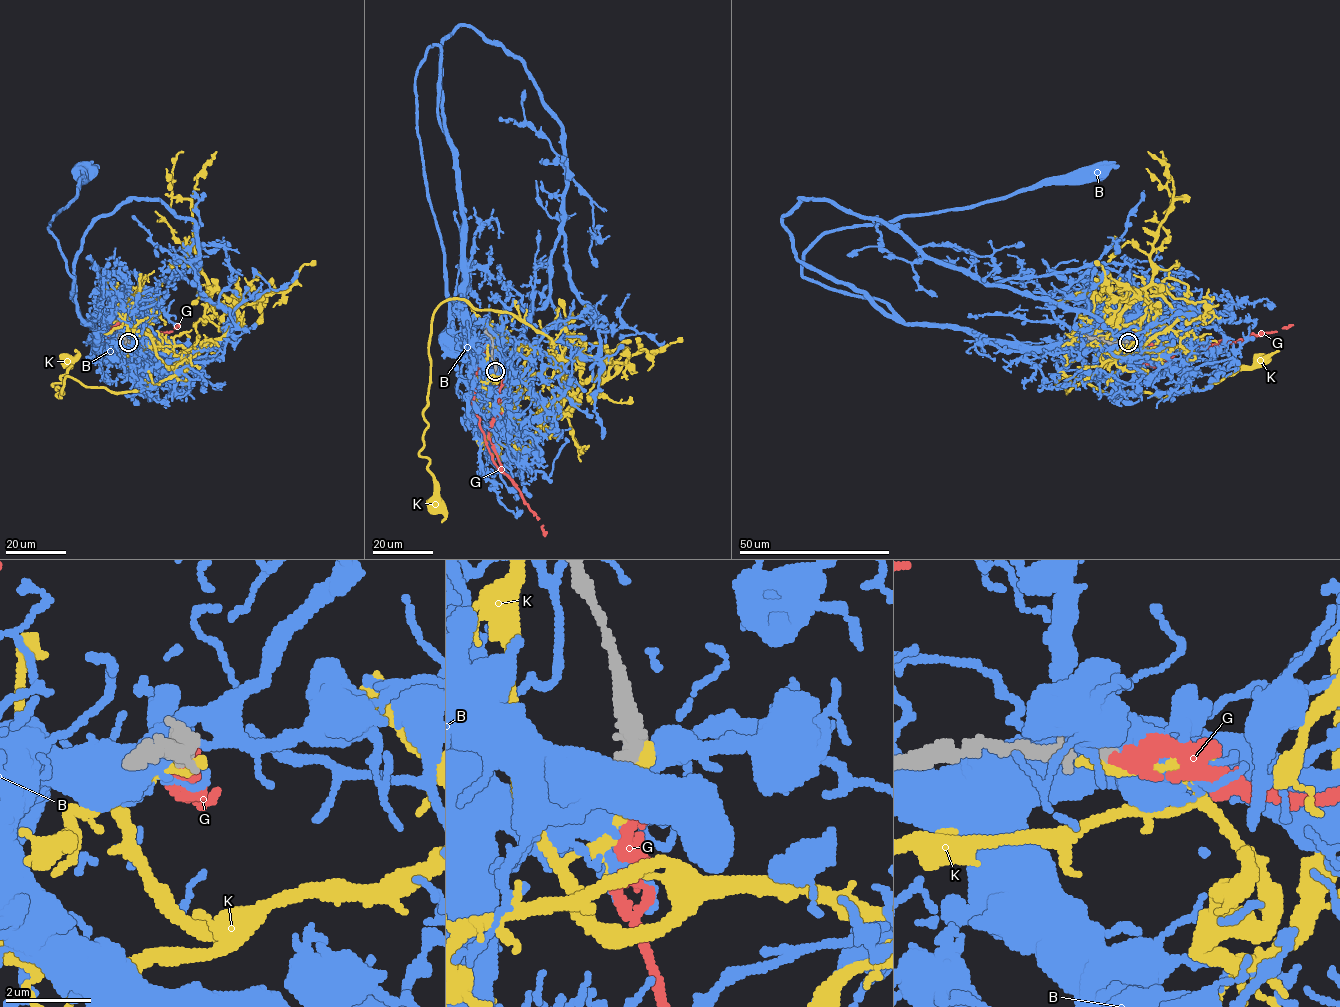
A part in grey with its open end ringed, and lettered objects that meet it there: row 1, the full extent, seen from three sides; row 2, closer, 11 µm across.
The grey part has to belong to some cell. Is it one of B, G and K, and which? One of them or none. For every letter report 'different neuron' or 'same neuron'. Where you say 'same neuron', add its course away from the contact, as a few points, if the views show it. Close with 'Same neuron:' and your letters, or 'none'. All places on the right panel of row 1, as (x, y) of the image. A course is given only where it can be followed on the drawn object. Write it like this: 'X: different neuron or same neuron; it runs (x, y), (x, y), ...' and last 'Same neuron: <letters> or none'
B: different neuron
G: same neuron; it runs (1128, 342), (1176, 349), (1188, 344), (1218, 346), (1226, 340), (1180, 346), (1121, 328), (1098, 327), (1093, 332)
K: different neuron
Same neuron: G

